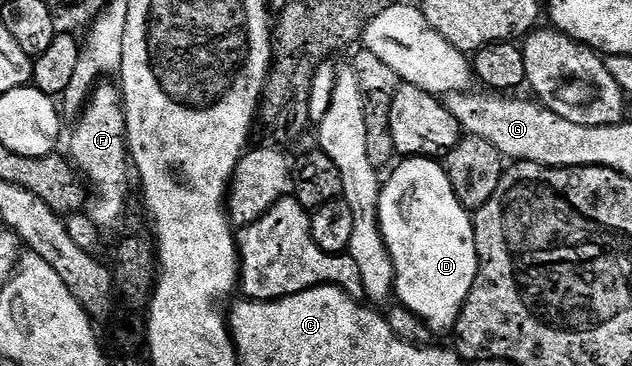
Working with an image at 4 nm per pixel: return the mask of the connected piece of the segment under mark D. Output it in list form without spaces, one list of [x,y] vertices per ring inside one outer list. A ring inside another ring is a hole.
[[[426,156],[404,158],[399,163],[391,169],[392,177],[383,181],[379,206],[380,233],[396,267],[394,296],[400,299],[399,307],[412,311],[433,334],[451,333],[480,269],[474,216],[456,196],[443,163]]]

